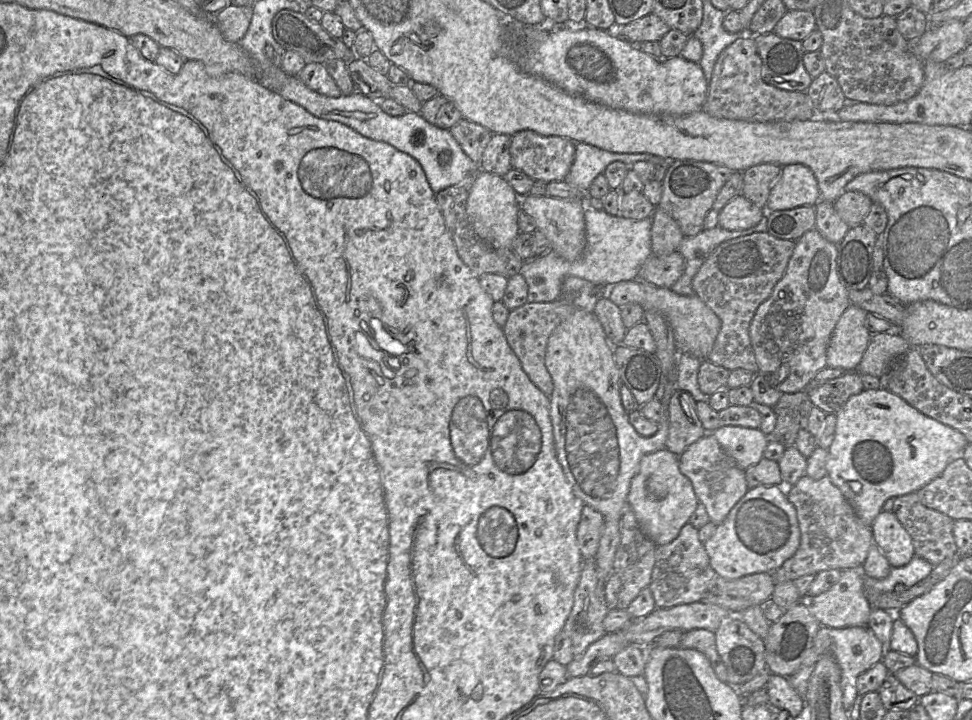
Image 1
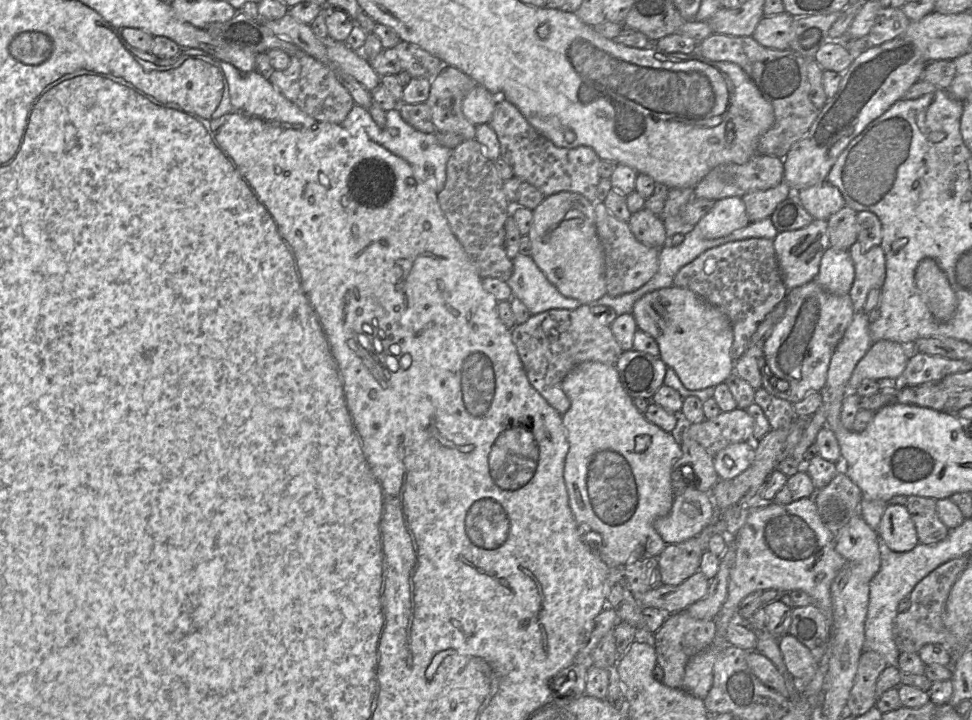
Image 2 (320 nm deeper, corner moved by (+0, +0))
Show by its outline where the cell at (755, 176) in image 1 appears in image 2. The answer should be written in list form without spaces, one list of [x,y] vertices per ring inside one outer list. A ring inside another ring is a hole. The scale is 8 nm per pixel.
[[[783,180],[774,188],[754,191],[742,196],[750,222],[769,218],[776,207],[789,198],[792,192],[791,187]]]

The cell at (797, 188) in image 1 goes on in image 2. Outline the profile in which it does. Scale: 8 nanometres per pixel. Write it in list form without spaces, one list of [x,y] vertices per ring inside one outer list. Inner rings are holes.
[[[828,181],[795,193],[803,208],[818,220],[828,220],[846,205],[839,189]]]

